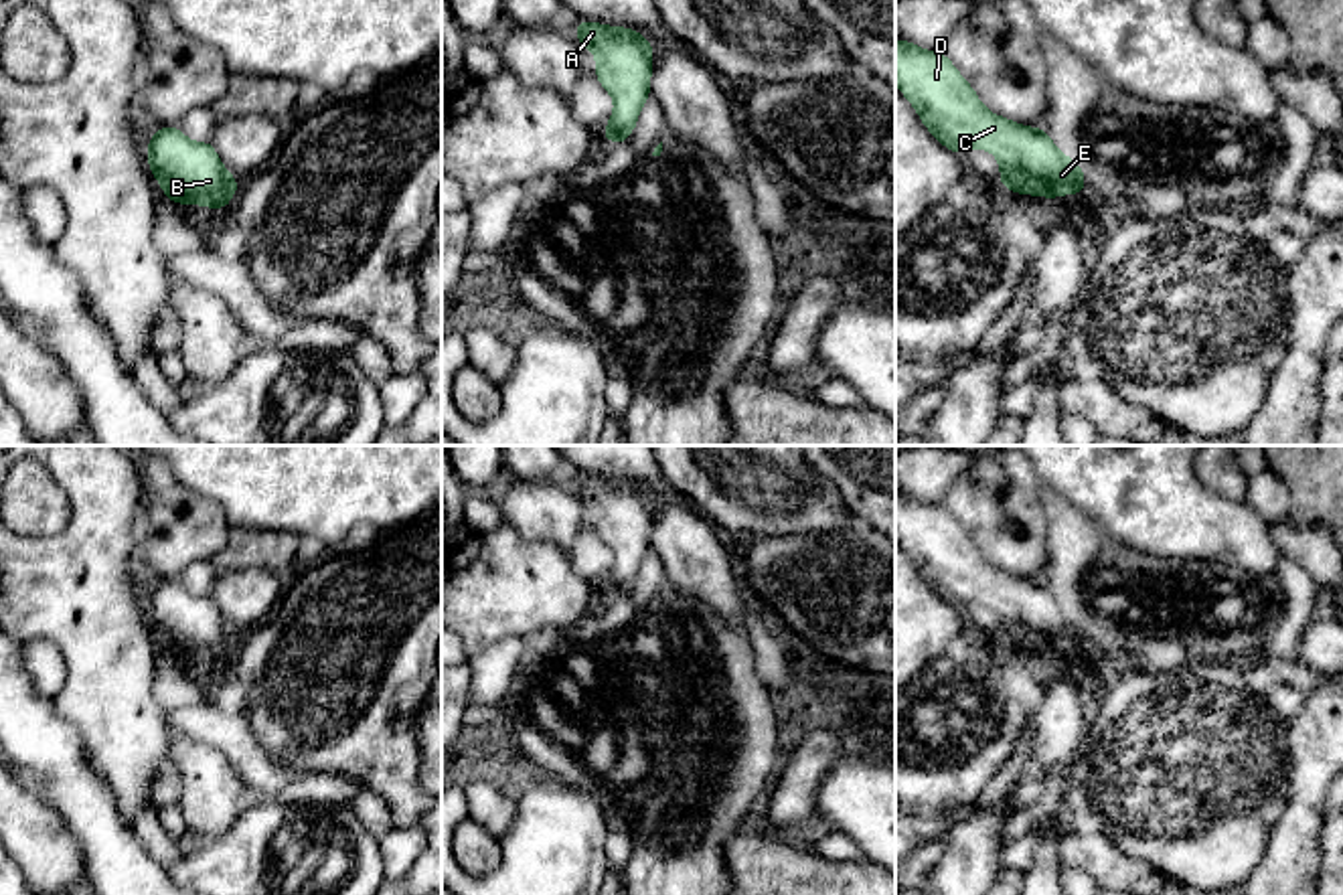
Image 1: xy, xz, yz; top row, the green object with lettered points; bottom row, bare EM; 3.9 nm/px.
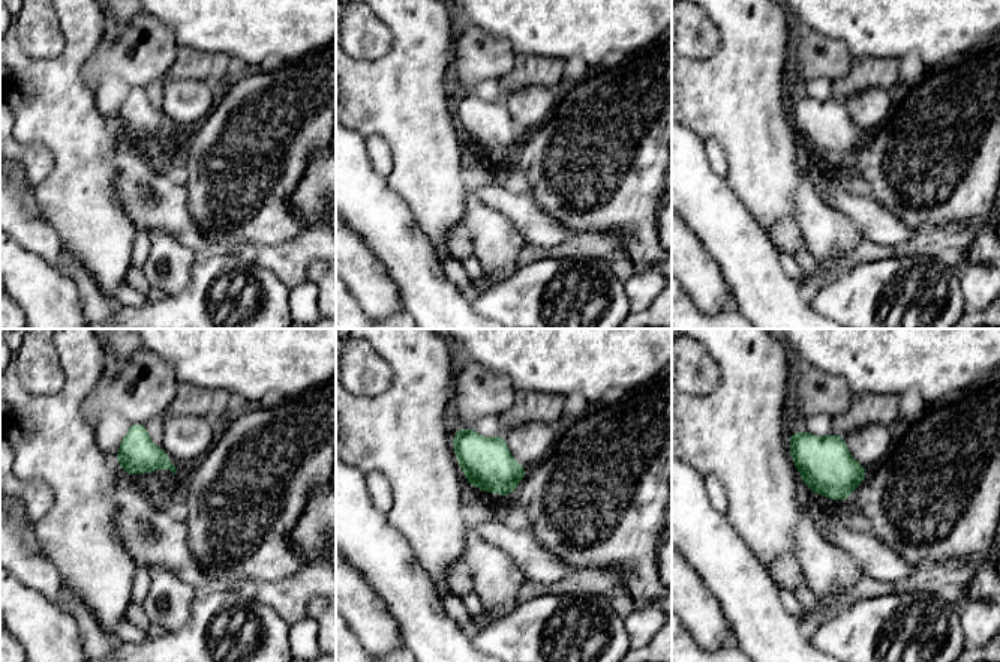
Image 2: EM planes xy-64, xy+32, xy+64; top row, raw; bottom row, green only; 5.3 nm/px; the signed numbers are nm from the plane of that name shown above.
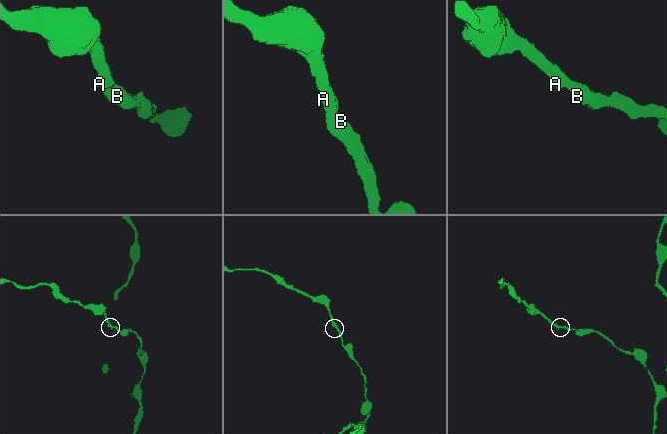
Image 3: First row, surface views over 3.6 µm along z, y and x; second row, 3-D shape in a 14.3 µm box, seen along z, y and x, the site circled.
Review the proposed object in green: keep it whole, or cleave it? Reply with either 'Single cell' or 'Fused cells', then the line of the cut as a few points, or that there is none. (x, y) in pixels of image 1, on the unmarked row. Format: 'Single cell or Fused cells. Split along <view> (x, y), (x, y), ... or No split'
Single cell. No split

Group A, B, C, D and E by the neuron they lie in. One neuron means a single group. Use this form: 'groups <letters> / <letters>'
groups A B C D E

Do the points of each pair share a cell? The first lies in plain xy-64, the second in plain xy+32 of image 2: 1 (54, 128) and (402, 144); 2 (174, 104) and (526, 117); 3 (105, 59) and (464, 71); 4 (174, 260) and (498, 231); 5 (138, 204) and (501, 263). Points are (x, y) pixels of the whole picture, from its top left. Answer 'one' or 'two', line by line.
1: one
2: one
3: one
4: one
5: two

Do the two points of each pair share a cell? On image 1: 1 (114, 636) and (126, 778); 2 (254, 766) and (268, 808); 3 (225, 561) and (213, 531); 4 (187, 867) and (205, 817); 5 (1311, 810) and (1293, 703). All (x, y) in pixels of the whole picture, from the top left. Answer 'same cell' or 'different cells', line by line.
1: same cell
2: different cells
3: different cells
4: different cells
5: different cells

